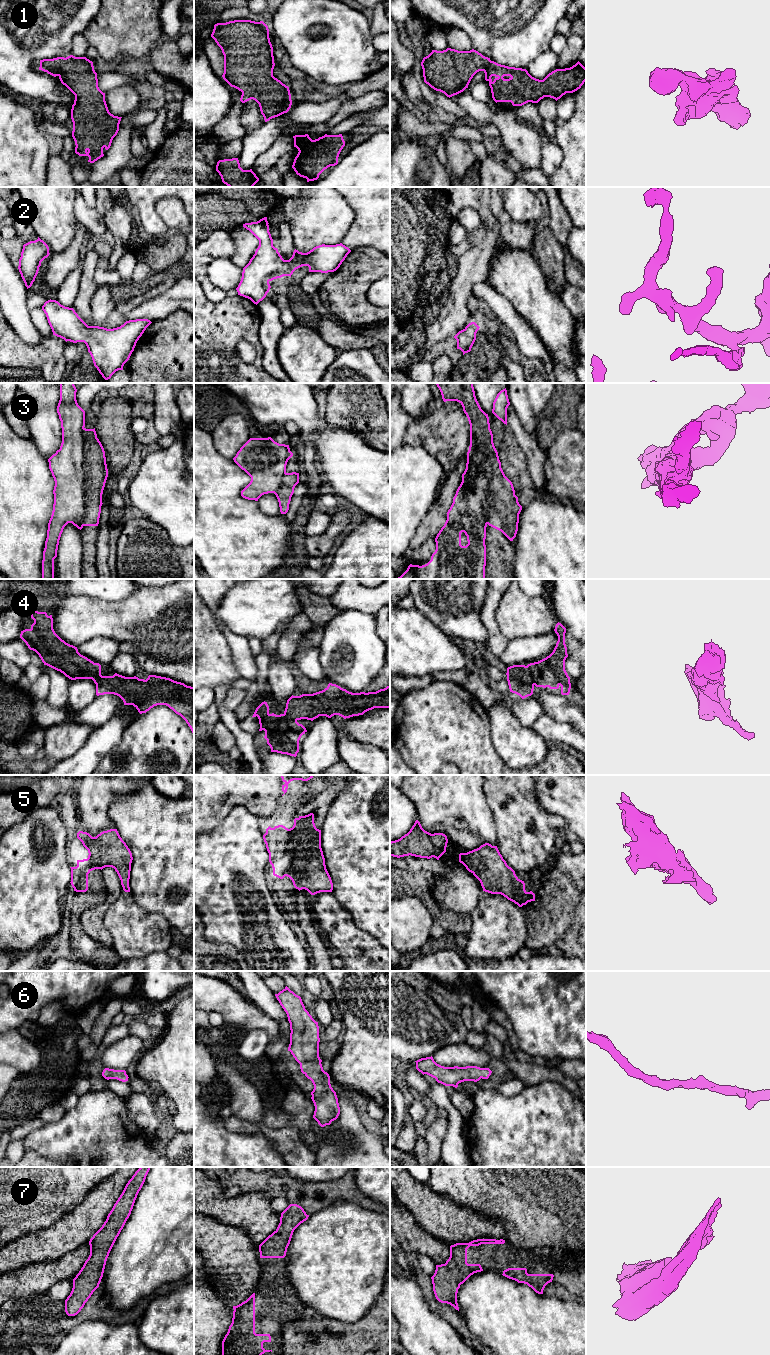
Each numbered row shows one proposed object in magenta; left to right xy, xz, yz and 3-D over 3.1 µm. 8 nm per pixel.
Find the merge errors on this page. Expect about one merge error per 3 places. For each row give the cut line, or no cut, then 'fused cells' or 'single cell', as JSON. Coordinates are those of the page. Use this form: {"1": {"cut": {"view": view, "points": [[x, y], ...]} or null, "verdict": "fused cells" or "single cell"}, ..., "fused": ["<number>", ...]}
{"1": {"cut": null, "verdict": "single cell"}, "2": {"cut": null, "verdict": "single cell"}, "3": {"cut": {"view": "xy", "points": [[84, 428], [83, 473], [85, 478], [85, 513], [82, 525]]}, "verdict": "fused cells"}, "4": {"cut": null, "verdict": "single cell"}, "5": {"cut": null, "verdict": "single cell"}, "6": {"cut": null, "verdict": "single cell"}, "7": {"cut": null, "verdict": "single cell"}, "fused": ["3"]}

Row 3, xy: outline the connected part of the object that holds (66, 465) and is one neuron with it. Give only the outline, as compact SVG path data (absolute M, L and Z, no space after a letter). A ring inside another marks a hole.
M60 383L57 413L61 421L62 443L48 459L55 486L53 511L43 551L42 579L54 579L54 559L64 527L72 523L80 530L83 528L86 510L83 469L85 411L77 403L76 392L74 383Z

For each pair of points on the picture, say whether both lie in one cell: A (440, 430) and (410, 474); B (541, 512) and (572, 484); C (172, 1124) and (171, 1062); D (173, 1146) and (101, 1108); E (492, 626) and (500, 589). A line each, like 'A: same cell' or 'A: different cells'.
A: different cells
B: different cells
C: same cell
D: different cells
E: same cell

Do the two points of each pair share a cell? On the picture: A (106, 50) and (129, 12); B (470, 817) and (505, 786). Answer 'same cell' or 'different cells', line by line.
A: same cell
B: different cells

